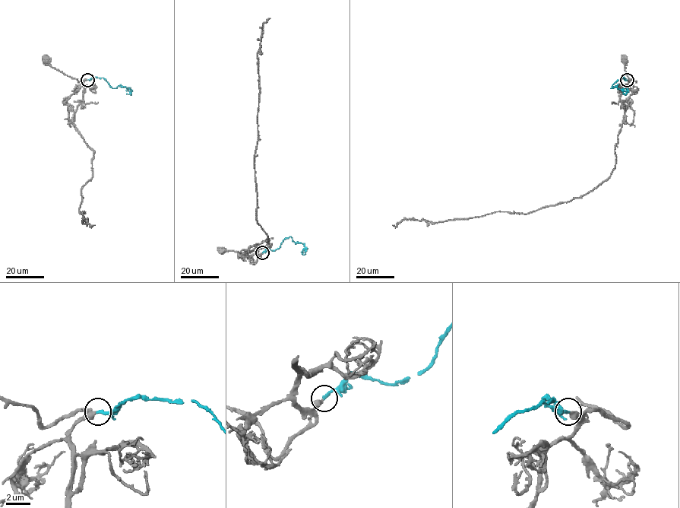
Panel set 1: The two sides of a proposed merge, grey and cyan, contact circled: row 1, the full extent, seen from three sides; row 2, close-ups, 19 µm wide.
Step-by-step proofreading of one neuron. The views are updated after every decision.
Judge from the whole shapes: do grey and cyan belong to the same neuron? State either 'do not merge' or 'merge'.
merge

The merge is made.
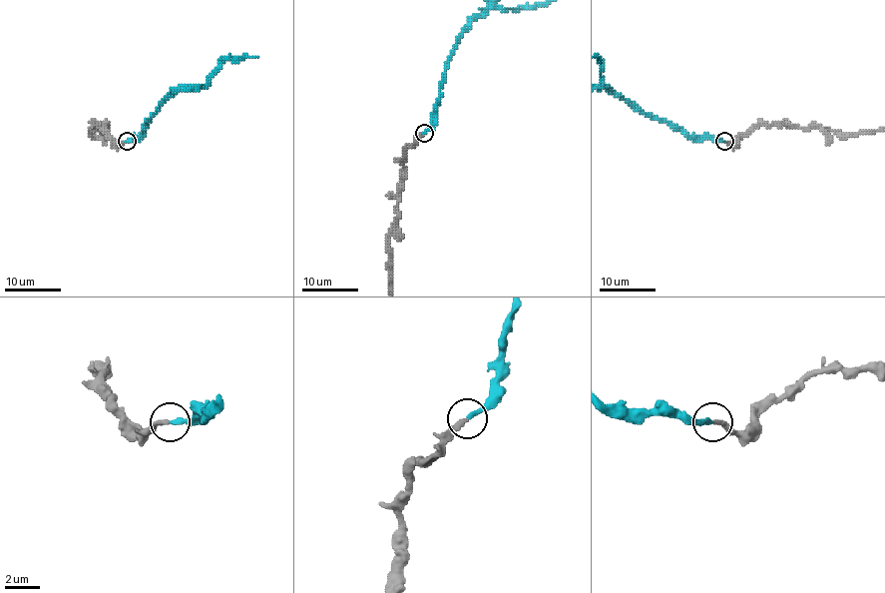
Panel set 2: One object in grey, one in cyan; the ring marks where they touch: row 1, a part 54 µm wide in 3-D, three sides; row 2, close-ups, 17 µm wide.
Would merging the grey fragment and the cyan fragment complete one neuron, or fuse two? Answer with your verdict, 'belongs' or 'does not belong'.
belongs

